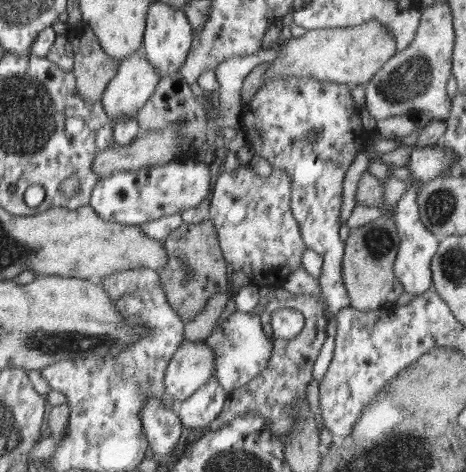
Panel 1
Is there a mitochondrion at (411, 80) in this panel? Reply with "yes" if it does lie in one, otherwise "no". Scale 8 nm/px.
yes

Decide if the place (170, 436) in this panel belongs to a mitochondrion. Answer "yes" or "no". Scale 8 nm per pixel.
no

